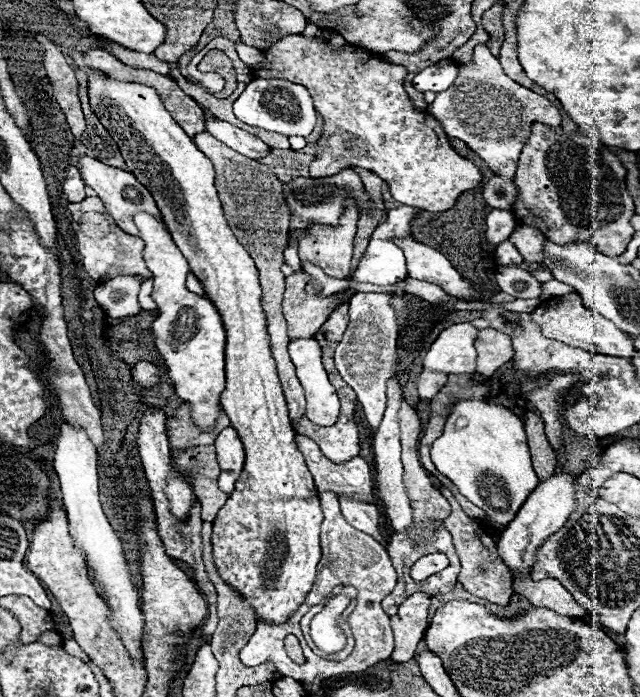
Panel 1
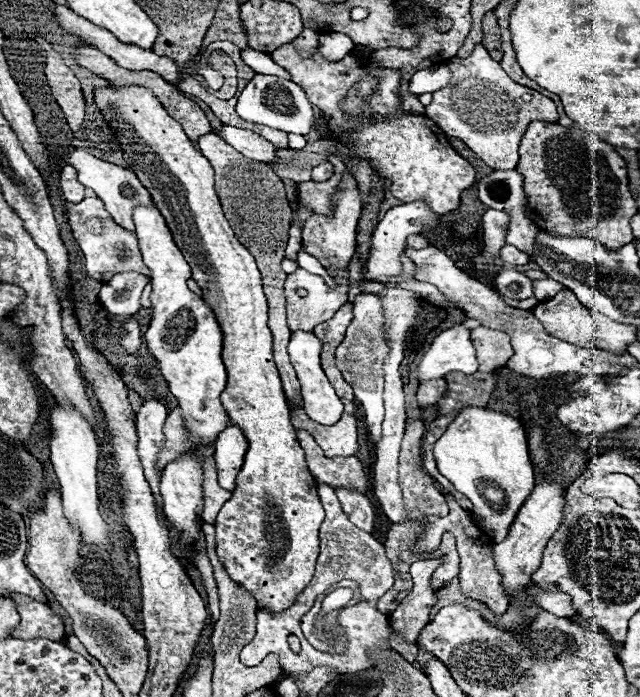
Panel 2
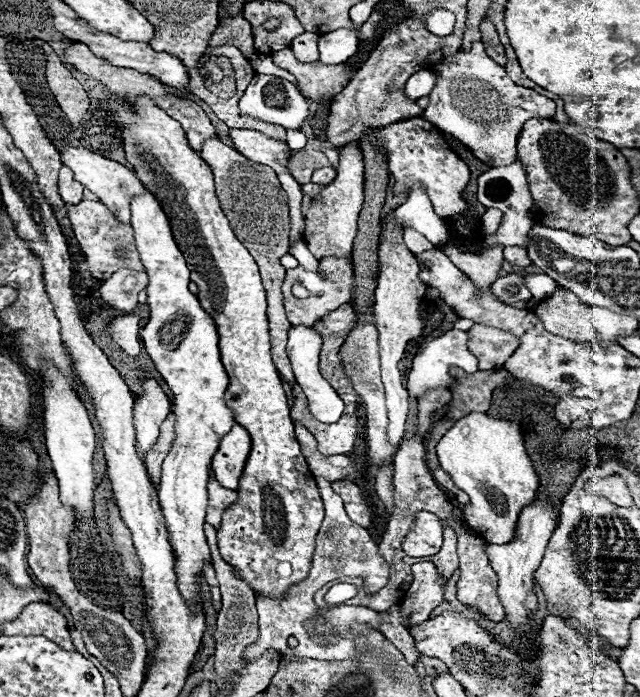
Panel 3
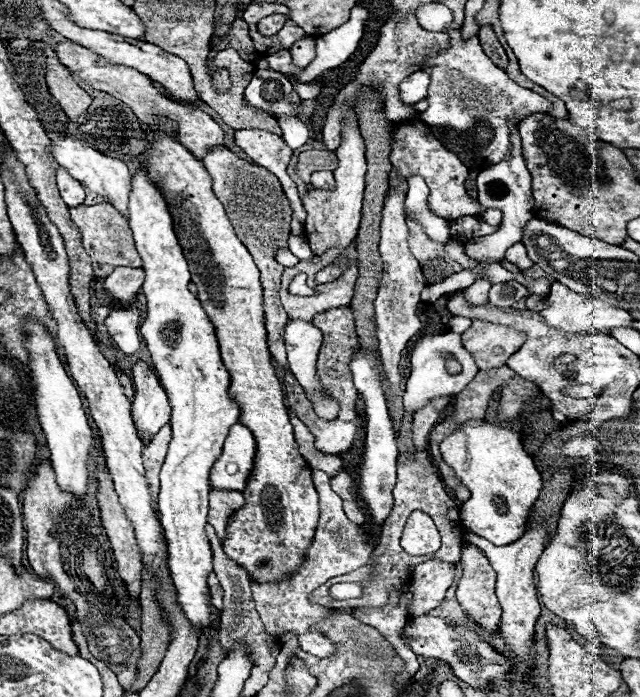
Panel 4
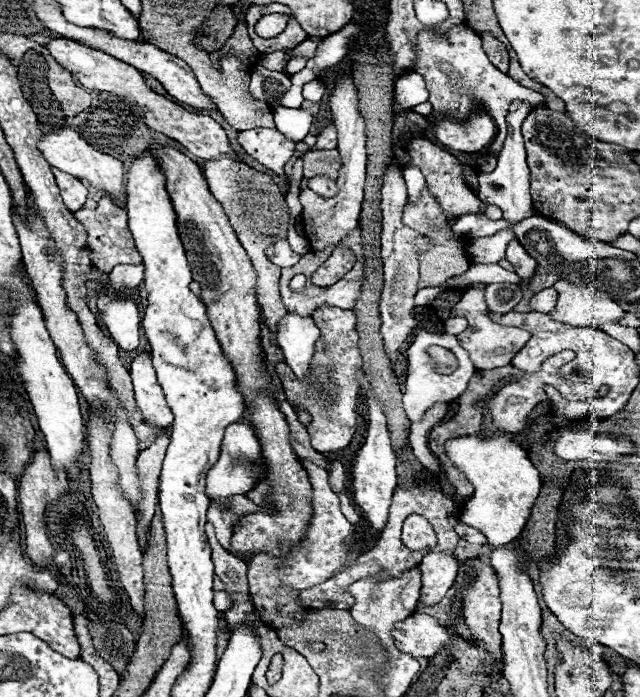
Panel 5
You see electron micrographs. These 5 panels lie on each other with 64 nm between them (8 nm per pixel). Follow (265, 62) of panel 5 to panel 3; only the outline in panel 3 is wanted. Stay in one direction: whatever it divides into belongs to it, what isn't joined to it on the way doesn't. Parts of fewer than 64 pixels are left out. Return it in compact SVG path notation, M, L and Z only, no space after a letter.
M290 48L272 54L272 62L294 74L304 96L314 102L322 102L324 98L332 100L354 76L354 70L348 64L338 66L324 66L320 62L302 64L294 58Z

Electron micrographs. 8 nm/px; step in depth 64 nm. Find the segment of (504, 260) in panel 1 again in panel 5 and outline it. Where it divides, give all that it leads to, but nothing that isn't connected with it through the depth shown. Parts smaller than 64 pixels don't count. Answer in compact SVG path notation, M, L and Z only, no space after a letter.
M512 240L508 244L506 260L514 266L514 272L520 276L518 284L522 284L522 288L526 288L528 282L530 282L530 278L534 276L534 270L538 266L538 262L522 248L522 244L518 244L518 240Z

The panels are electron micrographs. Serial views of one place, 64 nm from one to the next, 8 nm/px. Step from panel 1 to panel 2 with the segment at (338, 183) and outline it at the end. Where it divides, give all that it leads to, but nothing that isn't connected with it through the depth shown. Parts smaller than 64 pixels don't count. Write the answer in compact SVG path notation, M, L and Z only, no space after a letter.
M340 160L340 166L336 168L334 176L326 182L300 182L298 184L298 202L306 206L310 212L318 214L330 214L330 194L340 182L344 170L344 162Z

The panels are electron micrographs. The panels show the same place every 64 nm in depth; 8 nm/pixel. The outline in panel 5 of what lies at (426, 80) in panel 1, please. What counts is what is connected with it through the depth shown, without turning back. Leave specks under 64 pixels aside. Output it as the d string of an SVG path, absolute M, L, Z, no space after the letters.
M416 72L404 74L394 84L394 102L402 110L410 110L416 104L422 104L428 100L428 90L424 84L424 78Z

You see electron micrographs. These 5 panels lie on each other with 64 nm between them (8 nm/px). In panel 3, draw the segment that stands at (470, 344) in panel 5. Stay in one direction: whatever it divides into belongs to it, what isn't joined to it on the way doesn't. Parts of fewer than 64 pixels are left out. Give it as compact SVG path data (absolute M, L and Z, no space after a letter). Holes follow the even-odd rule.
M446 244L440 248L464 274L468 274L468 278L474 282L476 288L480 288L482 292L488 292L492 282L498 278L498 270L502 268L502 248L490 248L486 254L482 256L474 256L474 254L464 254L462 250L458 250L452 244ZM474 324L468 330L468 348L478 358L480 370L498 370L520 346L520 340L500 328Z

